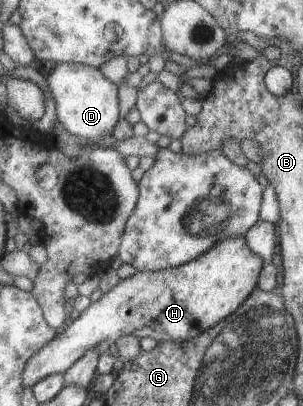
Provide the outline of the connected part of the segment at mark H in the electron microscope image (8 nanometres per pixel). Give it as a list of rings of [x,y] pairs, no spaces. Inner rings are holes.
[[[240,235],[239,237],[228,237],[213,244],[198,258],[182,266],[154,272],[138,271],[136,275],[122,279],[109,292],[104,293],[99,300],[90,303],[76,320],[69,321],[65,330],[57,331],[54,340],[42,346],[33,357],[28,359],[21,374],[23,388],[34,386],[47,376],[64,374],[88,349],[103,340],[114,343],[124,335],[134,335],[137,339],[150,336],[157,342],[178,342],[200,336],[205,330],[230,317],[248,298],[248,295],[257,288],[257,280],[263,266],[263,258],[250,249],[245,238]]]

